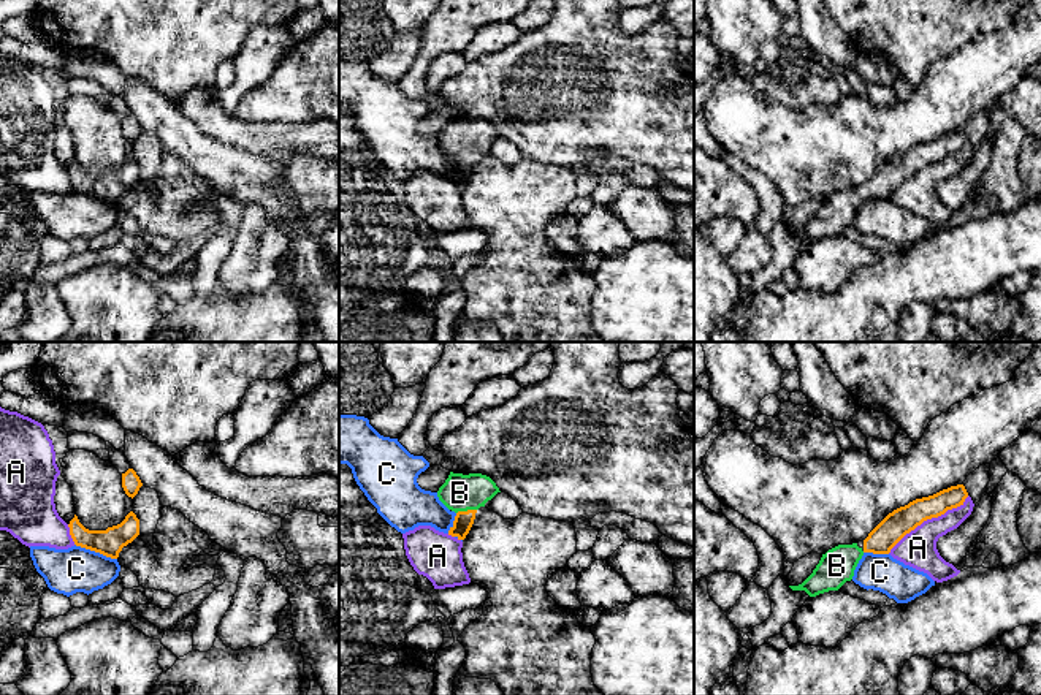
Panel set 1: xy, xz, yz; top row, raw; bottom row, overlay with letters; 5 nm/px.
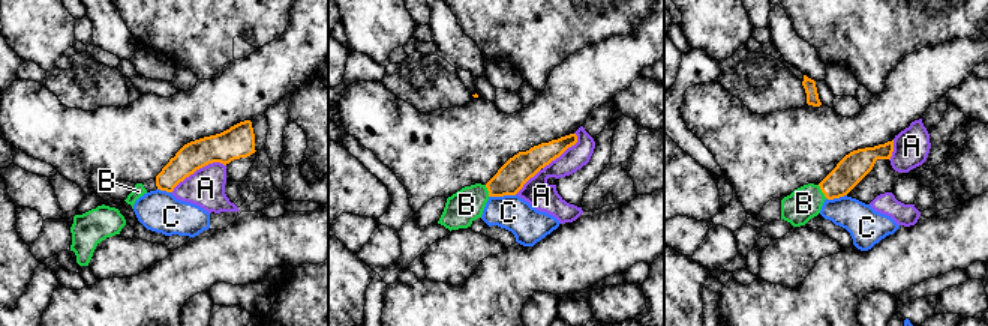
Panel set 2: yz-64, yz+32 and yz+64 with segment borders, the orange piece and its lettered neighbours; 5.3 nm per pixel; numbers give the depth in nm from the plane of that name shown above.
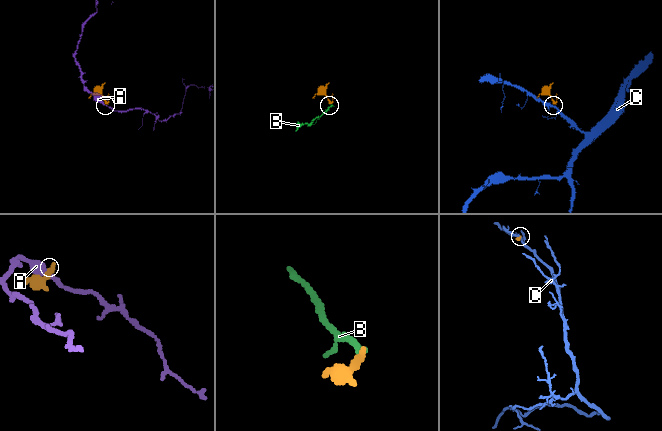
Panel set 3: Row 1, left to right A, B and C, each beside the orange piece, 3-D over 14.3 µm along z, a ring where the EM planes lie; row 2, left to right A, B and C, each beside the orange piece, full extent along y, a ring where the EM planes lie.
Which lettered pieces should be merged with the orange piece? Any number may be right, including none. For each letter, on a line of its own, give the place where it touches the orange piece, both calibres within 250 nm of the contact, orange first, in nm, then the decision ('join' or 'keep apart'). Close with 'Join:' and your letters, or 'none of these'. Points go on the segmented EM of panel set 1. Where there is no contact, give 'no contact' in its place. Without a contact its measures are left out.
A: contact yz (927, 518); calibres 140 and 190 nm; keep apart
B: contact xz (468, 510); calibres 100 and 190 nm; join
C: contact xy (95, 551); calibres 140 and 220 nm; keep apart
Join: B

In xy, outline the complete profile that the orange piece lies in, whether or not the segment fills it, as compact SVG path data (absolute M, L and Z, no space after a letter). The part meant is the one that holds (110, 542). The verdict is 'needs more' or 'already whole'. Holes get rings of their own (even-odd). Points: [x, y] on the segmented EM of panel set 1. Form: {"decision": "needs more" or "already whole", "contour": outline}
{"decision": "already whole", "contour": "M130 511L120 524L108 527L106 530L86 529L76 515L68 527L76 546L100 553L111 559L117 559L122 548L139 535L139 519L133 511Z"}

